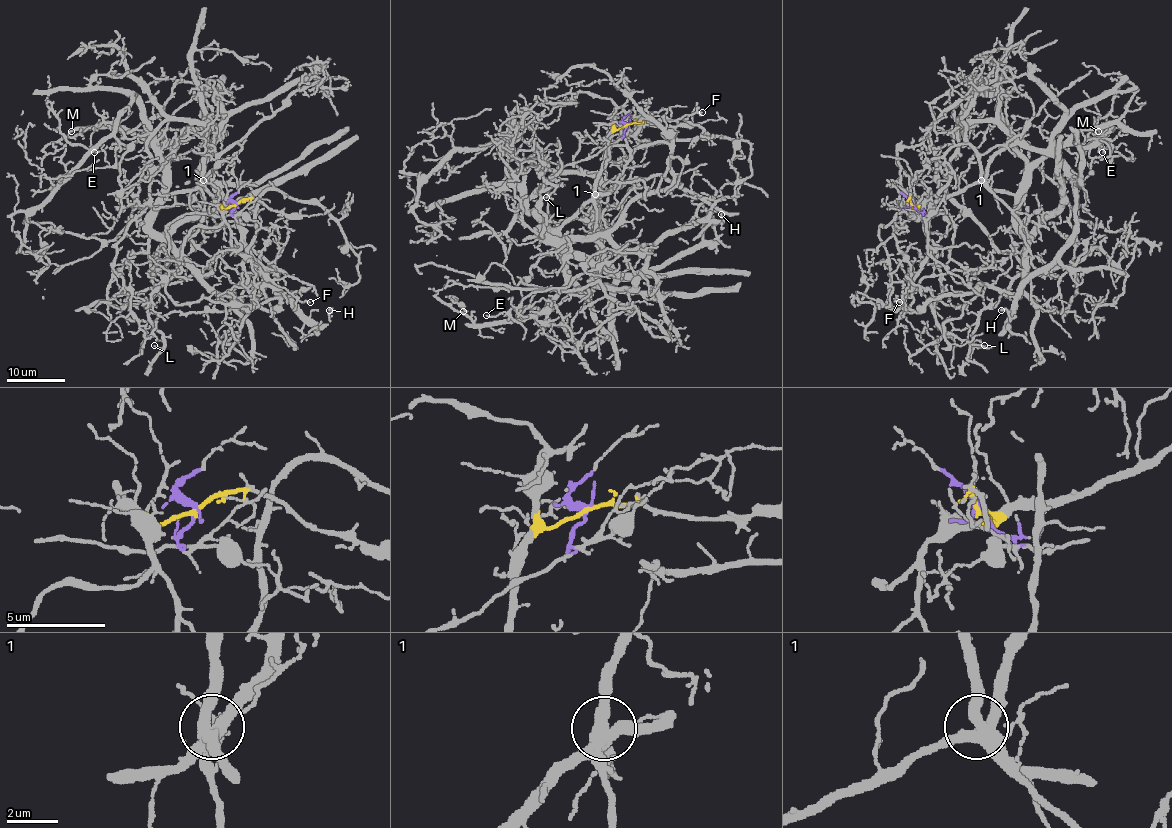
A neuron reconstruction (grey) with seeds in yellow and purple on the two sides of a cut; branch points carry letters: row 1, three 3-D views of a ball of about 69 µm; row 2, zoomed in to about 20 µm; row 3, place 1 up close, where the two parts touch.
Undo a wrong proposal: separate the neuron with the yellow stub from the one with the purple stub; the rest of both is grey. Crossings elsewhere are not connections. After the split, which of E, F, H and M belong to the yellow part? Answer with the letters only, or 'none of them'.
E, F, H

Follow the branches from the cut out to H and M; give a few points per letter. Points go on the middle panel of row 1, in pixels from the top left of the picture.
H: (627, 125), (610, 135), (595, 183), (600, 284), (629, 288), (665, 236), (705, 221), (721, 223), (721, 214)
M: (627, 125), (560, 163), (546, 186), (541, 239), (554, 237), (566, 286), (511, 322), (475, 325), (464, 310)

